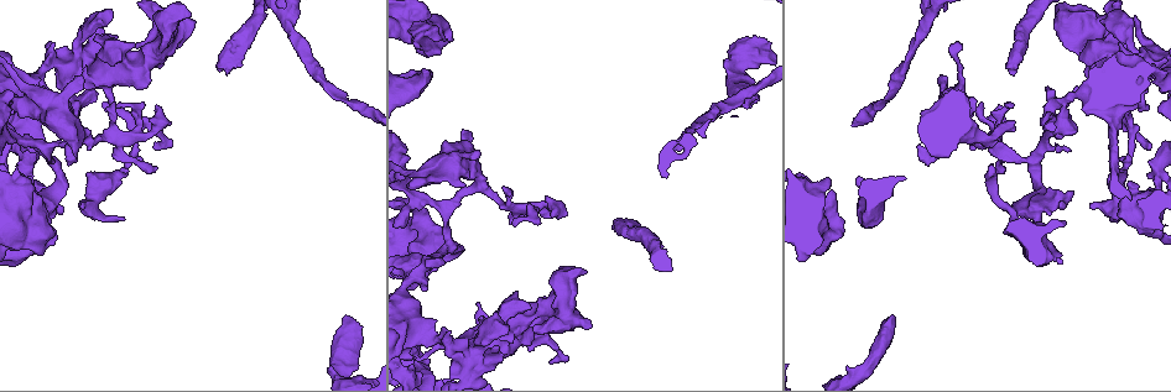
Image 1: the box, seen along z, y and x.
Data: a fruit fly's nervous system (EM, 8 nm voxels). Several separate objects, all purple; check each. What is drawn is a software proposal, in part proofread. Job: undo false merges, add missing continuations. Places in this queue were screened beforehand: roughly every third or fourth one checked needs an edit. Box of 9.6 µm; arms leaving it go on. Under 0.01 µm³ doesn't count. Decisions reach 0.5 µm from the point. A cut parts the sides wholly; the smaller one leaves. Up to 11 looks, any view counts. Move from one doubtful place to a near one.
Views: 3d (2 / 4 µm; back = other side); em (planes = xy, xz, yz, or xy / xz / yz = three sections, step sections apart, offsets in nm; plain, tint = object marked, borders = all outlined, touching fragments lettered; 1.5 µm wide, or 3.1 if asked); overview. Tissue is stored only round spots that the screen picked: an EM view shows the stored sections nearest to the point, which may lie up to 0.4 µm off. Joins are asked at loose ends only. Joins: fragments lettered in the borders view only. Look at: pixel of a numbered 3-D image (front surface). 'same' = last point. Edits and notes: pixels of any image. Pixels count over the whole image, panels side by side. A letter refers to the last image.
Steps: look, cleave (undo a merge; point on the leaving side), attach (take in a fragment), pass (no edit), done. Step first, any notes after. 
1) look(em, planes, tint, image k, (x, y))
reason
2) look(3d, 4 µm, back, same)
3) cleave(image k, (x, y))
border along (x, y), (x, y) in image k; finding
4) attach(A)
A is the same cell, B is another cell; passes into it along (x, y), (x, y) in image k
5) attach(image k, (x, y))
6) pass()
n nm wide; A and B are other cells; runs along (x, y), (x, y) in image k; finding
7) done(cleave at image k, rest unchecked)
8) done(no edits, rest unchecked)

look(3d, 4 µm, image 1, (122, 218))

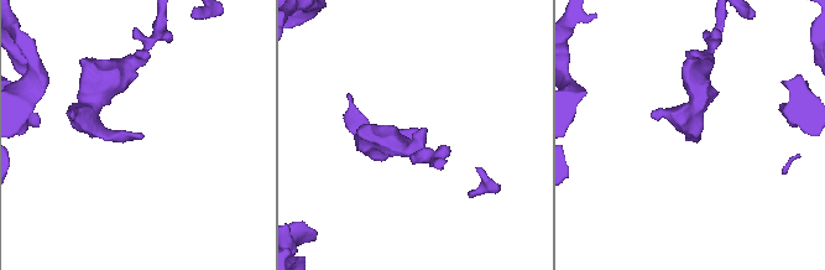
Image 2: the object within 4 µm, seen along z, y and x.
look(em, planes, borders, image 2, (138, 133))
shape alone is not enough

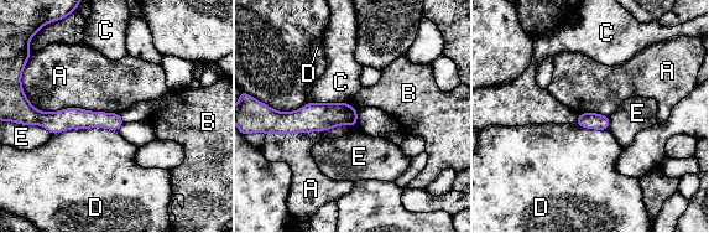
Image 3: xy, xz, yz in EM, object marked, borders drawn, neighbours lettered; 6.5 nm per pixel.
pass()
A, B, C, D and E are other cells; border along (26, 97), (45, 112), (119, 114) in image 3; none of them fits

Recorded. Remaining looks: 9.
look(em, planes, borders, image 1, (927, 17))
sharp bend

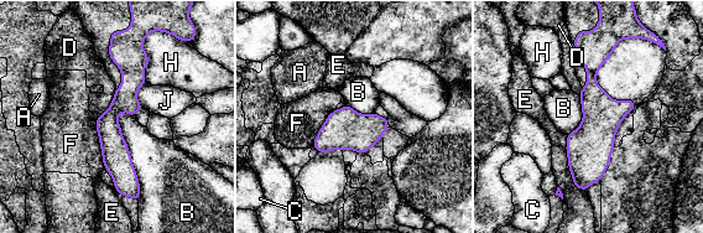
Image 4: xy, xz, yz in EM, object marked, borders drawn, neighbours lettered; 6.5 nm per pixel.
pass()
B touches over 600 nm; A, B, C, D, E, F, H and J are other cells; border along (119, 112), (139, 201) in image 4; one neuron here

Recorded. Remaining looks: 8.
look(3d, 2 µm, image 1, (884, 99))
narrows sharply

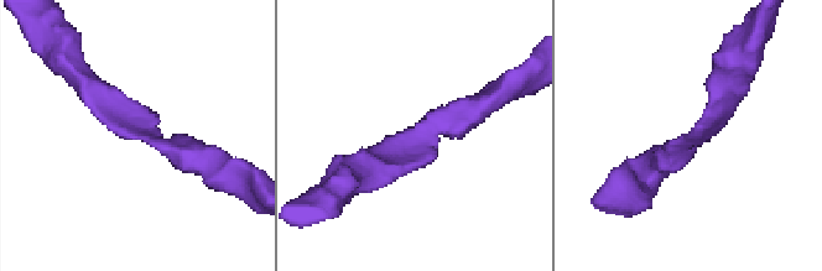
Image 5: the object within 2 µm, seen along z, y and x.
look(em, planes, tint, image 5, (156, 139))
arms of 190, 220 nm; need the tissue

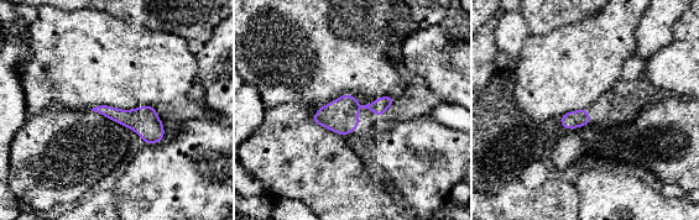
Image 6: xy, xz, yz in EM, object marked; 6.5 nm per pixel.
look(em, planes, borders, same)
what lies round it

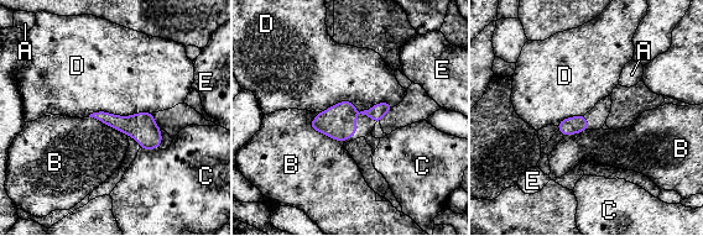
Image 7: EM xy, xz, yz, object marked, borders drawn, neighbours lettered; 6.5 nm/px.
pass()
D touches over 480 nm; A, B, C, D and E are other cells; border along (392, 105), (319, 113) in image 7; all the same neuron

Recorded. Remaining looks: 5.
look(3d, 4 µm, image 1, (193, 21))
stops while still wide

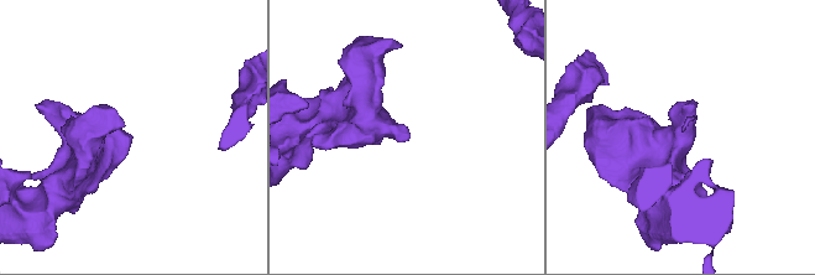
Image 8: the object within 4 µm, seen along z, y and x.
look(em, planes, borders, image 8, (129, 137))

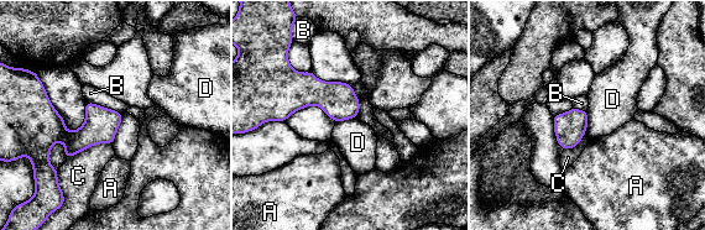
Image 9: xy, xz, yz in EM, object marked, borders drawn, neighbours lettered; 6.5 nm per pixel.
pass()
A, B, C and D are other cells; border along (87, 100), (123, 114) in image 9; none of them fits

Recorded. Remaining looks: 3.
done(no edits, rest unchecked)

